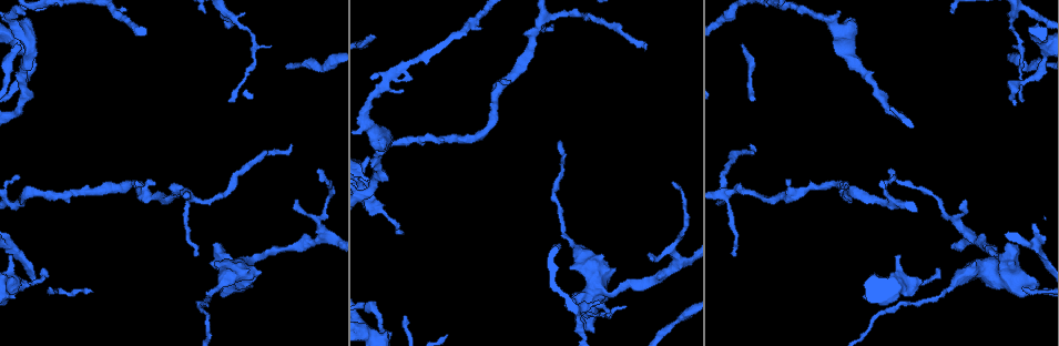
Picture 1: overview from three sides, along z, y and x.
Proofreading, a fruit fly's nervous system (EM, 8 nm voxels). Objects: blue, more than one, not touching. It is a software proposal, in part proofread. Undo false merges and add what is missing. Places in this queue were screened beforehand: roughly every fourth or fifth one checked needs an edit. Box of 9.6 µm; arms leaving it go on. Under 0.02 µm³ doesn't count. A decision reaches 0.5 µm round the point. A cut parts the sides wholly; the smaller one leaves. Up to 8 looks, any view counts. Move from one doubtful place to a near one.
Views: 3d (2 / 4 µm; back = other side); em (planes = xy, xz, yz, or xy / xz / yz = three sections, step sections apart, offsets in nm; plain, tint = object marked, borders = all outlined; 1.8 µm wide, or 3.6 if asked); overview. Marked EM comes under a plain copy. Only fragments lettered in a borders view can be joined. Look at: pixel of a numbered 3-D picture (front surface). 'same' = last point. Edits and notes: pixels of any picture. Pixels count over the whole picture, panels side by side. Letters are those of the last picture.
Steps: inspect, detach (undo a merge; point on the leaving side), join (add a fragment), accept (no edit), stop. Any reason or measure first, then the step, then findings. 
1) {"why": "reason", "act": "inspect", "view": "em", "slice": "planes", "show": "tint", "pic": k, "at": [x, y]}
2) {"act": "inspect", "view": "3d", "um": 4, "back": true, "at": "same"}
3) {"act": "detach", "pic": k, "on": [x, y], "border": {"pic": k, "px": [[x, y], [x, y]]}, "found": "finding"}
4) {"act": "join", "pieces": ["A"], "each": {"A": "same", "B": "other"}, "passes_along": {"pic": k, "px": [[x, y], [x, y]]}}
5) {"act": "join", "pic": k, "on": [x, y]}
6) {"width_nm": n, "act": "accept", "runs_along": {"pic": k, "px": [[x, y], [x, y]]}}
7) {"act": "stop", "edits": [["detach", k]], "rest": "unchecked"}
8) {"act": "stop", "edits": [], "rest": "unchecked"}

{"why": "sudden change in width", "act": "inspect", "view": "em", "slice": "xy", "step": 8, "show": "borders", "pic": 1, "at": [13, 285]}

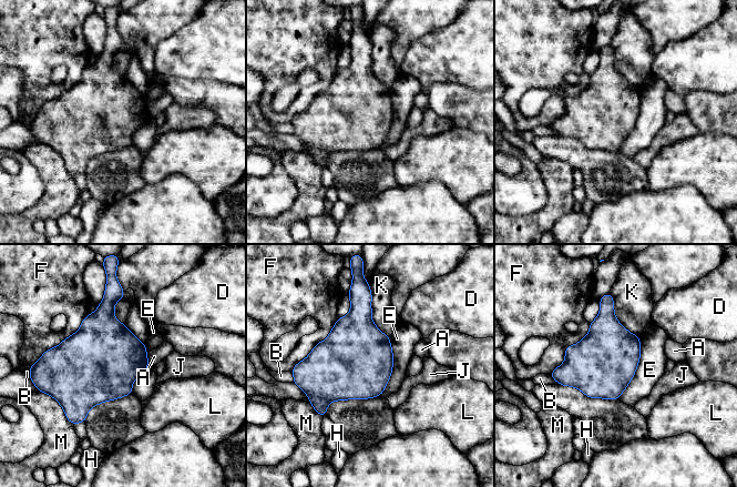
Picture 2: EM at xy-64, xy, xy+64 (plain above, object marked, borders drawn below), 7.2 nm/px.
{"longest_contact_nm": ["F", 480], "act": "accept", "each": {"A": "other", "B": "other", "D": "other", "E": "other", "F": "other", "H": "other", "J": "other", "K": "other", "L": "other", "M": "other"}, "border": {"pic": 2, "px": [[640, 336], [638, 365], [617, 398]]}, "found": "continuous, no second cell"}

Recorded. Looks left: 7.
{"why": "sudden change in width", "act": "inspect", "view": "em", "slice": "planes", "show": "tint", "pic": 1, "at": [832, 24]}

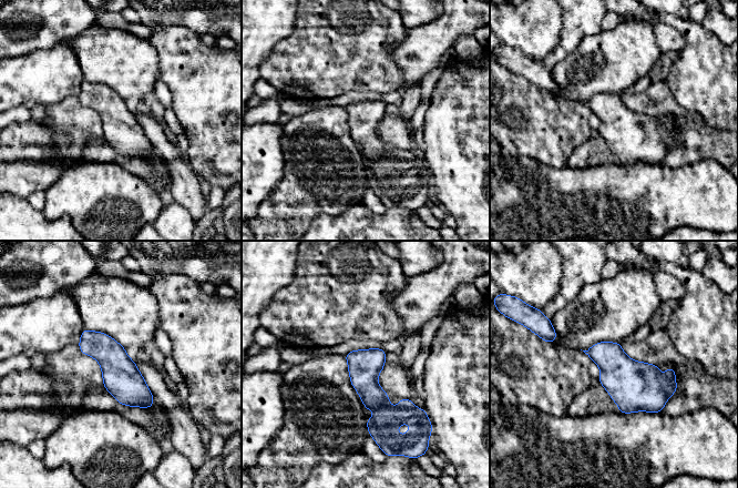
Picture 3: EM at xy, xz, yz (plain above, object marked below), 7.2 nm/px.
{"act": "inspect", "view": "em", "slice": "planes", "show": "borders", "at": "same"}

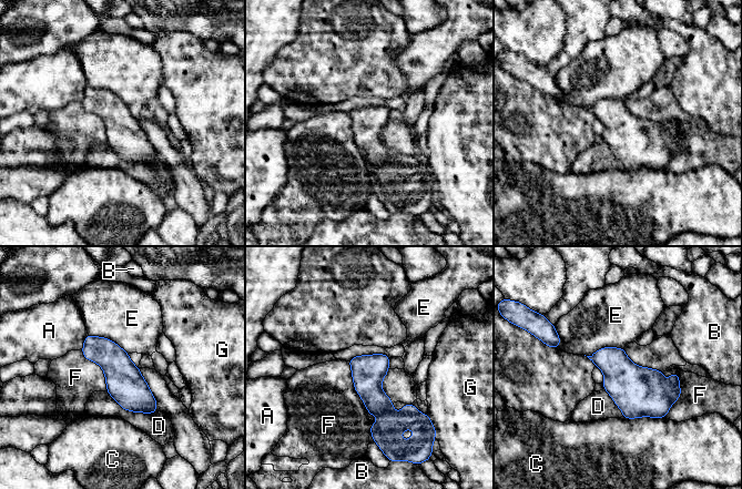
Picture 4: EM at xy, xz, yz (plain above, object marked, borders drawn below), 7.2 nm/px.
{"width_nm": 240, "act": "accept", "each": {"A": "other", "B": "other", "C": "other", "D": "other", "E": "other", "F": "other", "G": "other"}, "border": {"pic": 4, "px": [[674, 370], [680, 396], [664, 417]]}, "found": "continuous, no second cell"}

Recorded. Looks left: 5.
{"why": "thin end", "act": "inspect", "view": "3d", "um": 2, "pic": 1, "at": [318, 169]}

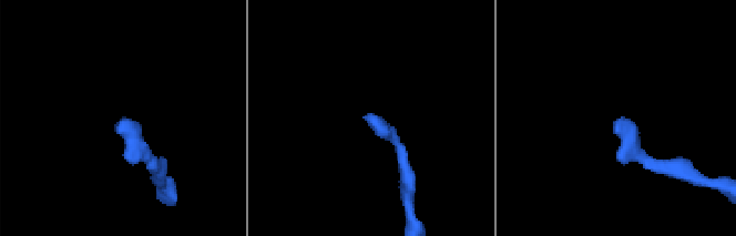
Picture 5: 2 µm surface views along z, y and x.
{"act": "inspect", "view": "em", "slice": "planes", "show": "borders", "pic": 5, "at": [120, 125]}

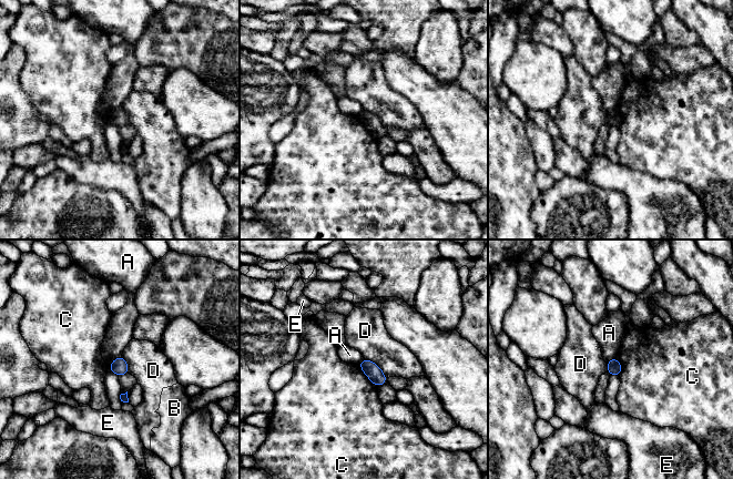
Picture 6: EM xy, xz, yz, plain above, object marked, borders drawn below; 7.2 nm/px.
{"width_nm": 100, "act": "accept", "each": {"A": "other", "B": "other", "C": "other", "D": "other", "E": "other"}, "border": {"pic": 6, "px": [[121, 355], [111, 363], [109, 372]]}, "found": "none of them fits"}

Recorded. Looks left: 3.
{"act": "stop", "edits": [], "rest": "unchecked"}

